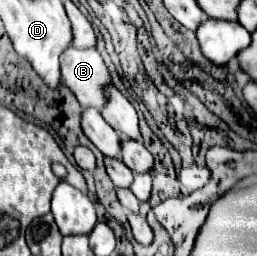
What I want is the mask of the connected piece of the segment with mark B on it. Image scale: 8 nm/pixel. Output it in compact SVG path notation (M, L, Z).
M74 46L66 48L60 60L62 82L76 94L82 108L104 106L104 84L110 82L108 68L96 48L78 50Z

